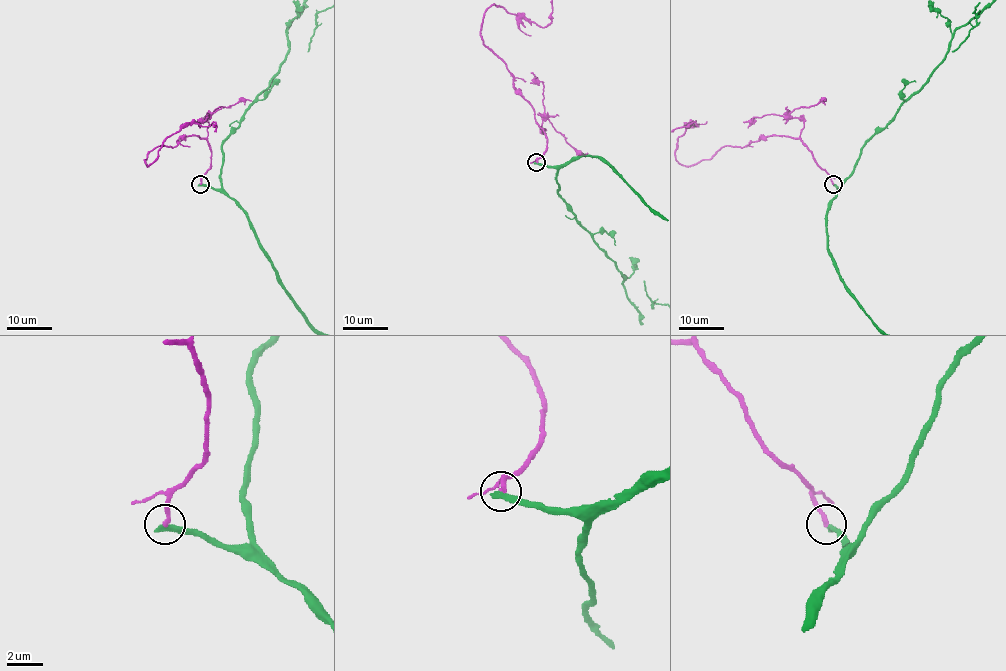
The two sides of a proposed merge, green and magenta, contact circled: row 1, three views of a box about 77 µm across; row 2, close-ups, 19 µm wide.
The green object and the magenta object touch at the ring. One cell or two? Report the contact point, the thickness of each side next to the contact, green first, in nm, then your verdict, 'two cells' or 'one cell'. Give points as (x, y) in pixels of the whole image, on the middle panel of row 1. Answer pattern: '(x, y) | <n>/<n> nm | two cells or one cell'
(536, 162) | 320/240 nm | two cells

